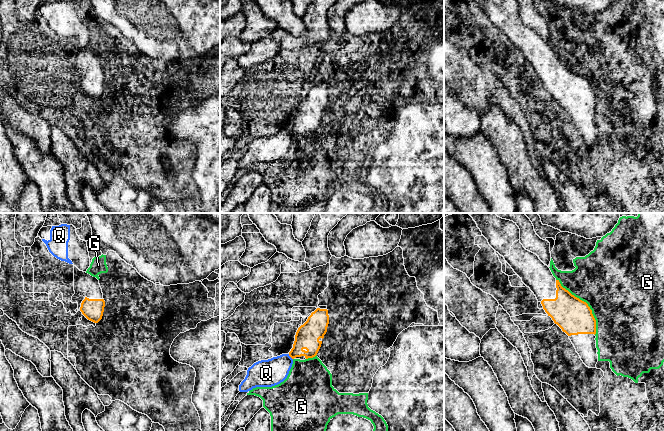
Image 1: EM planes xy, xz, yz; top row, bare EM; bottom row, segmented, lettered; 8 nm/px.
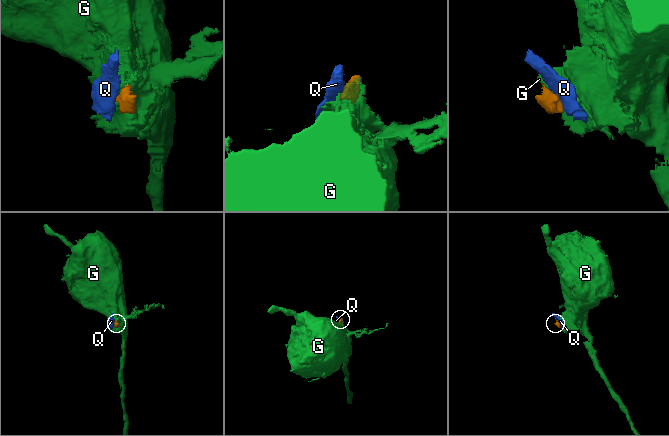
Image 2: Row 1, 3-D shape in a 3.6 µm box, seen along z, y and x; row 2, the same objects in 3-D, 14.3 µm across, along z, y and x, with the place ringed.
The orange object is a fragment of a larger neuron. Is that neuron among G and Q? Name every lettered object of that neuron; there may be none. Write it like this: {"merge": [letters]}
{"merge": []}

